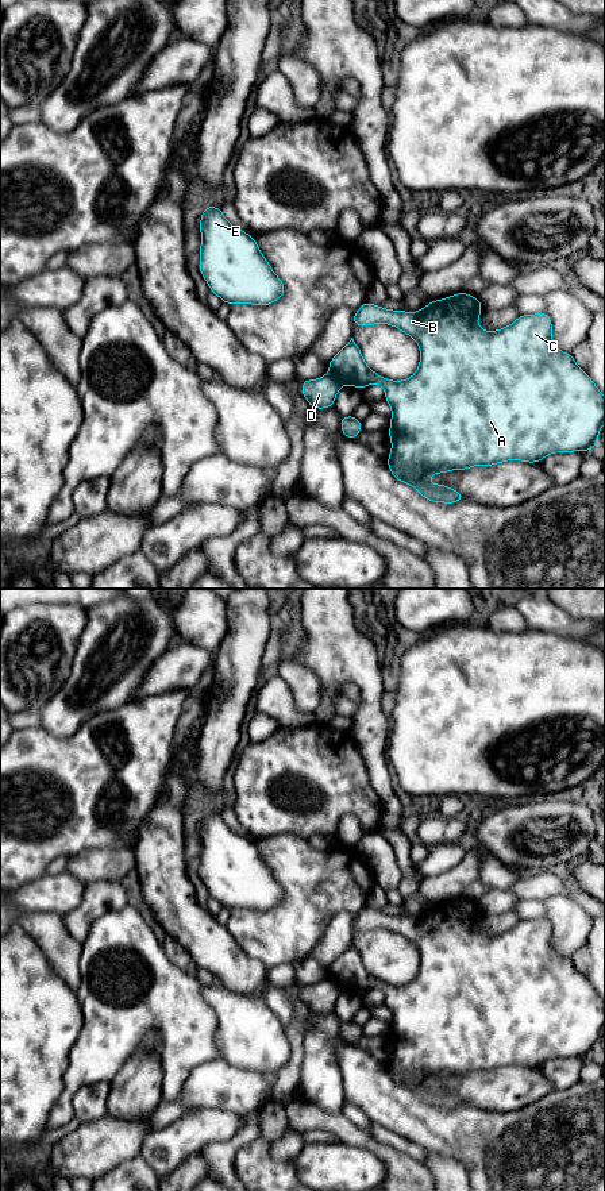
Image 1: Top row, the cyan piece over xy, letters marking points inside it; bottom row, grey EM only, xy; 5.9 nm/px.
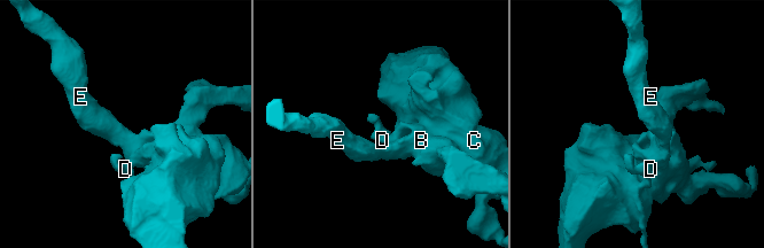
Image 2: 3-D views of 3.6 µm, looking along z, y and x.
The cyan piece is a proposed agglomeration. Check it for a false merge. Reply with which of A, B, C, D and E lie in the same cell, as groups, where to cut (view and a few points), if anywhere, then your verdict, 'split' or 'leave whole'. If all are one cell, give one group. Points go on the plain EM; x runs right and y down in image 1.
A B C E / D; cut in xy along (330, 976), (342, 989); split

